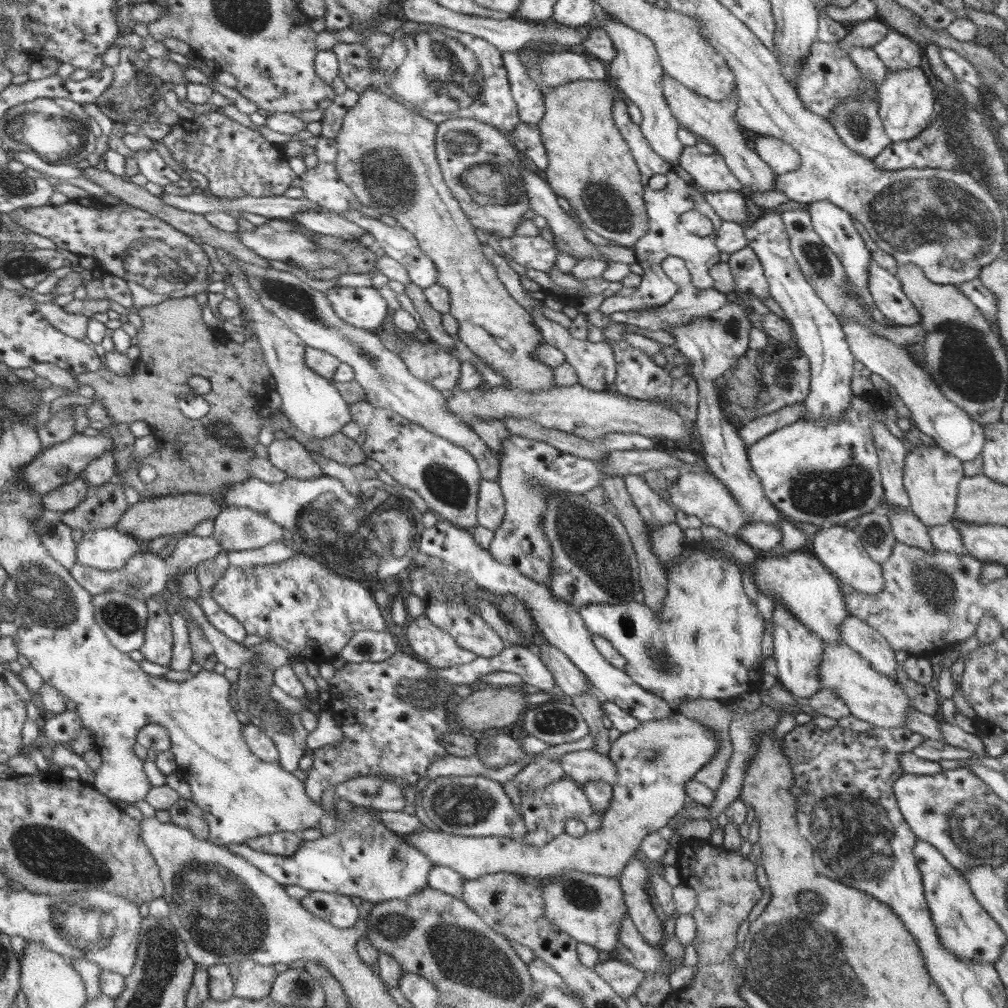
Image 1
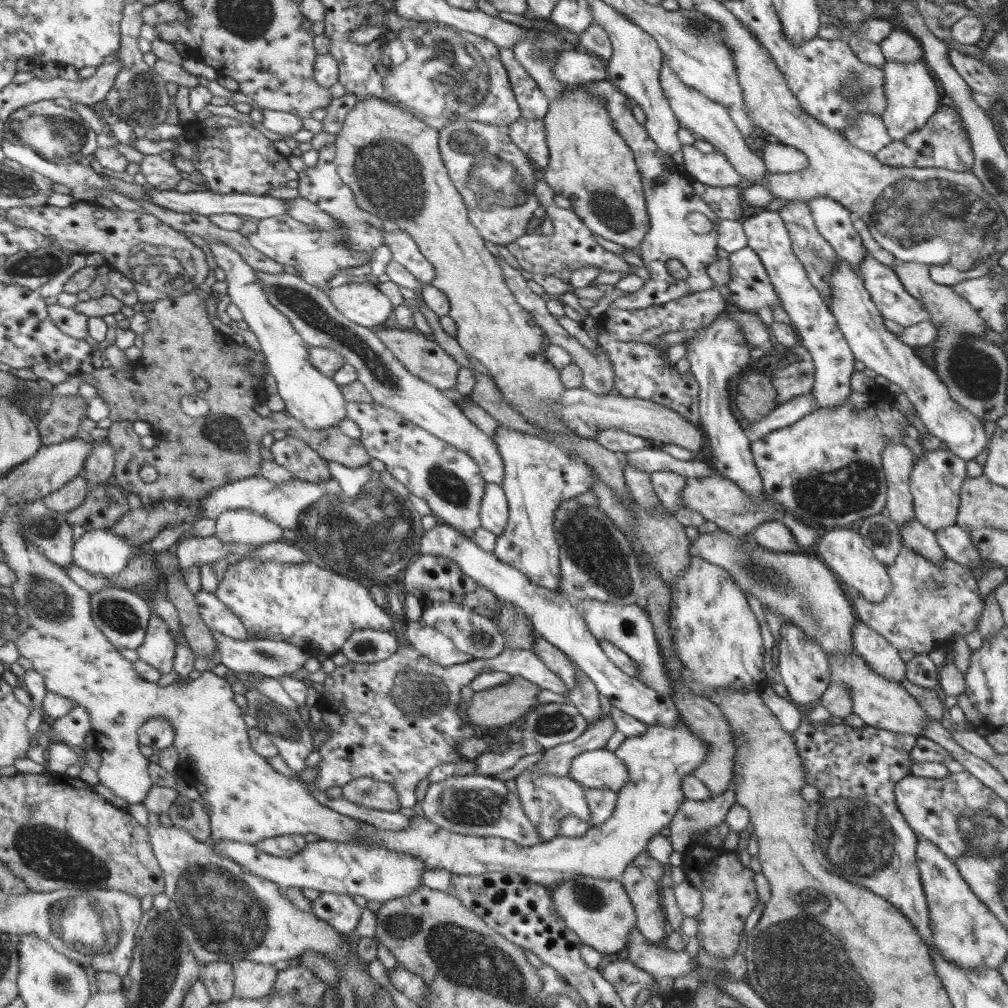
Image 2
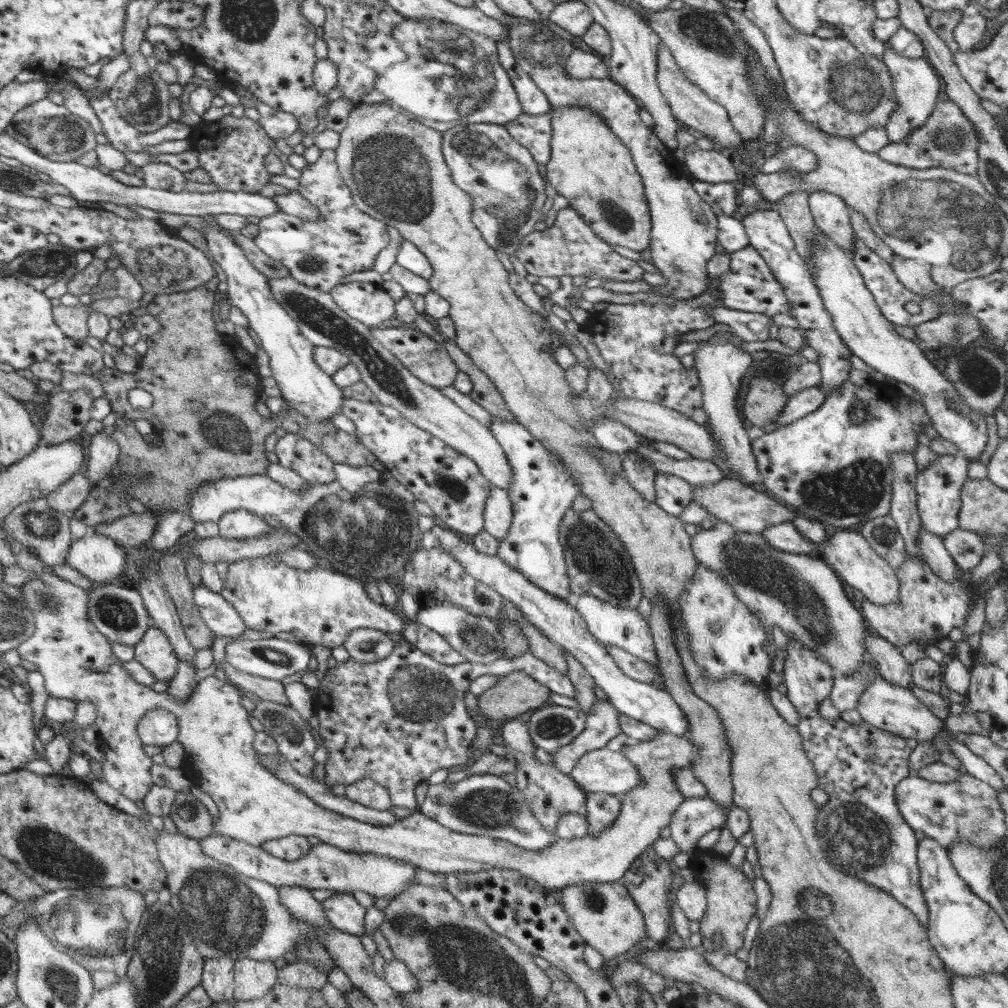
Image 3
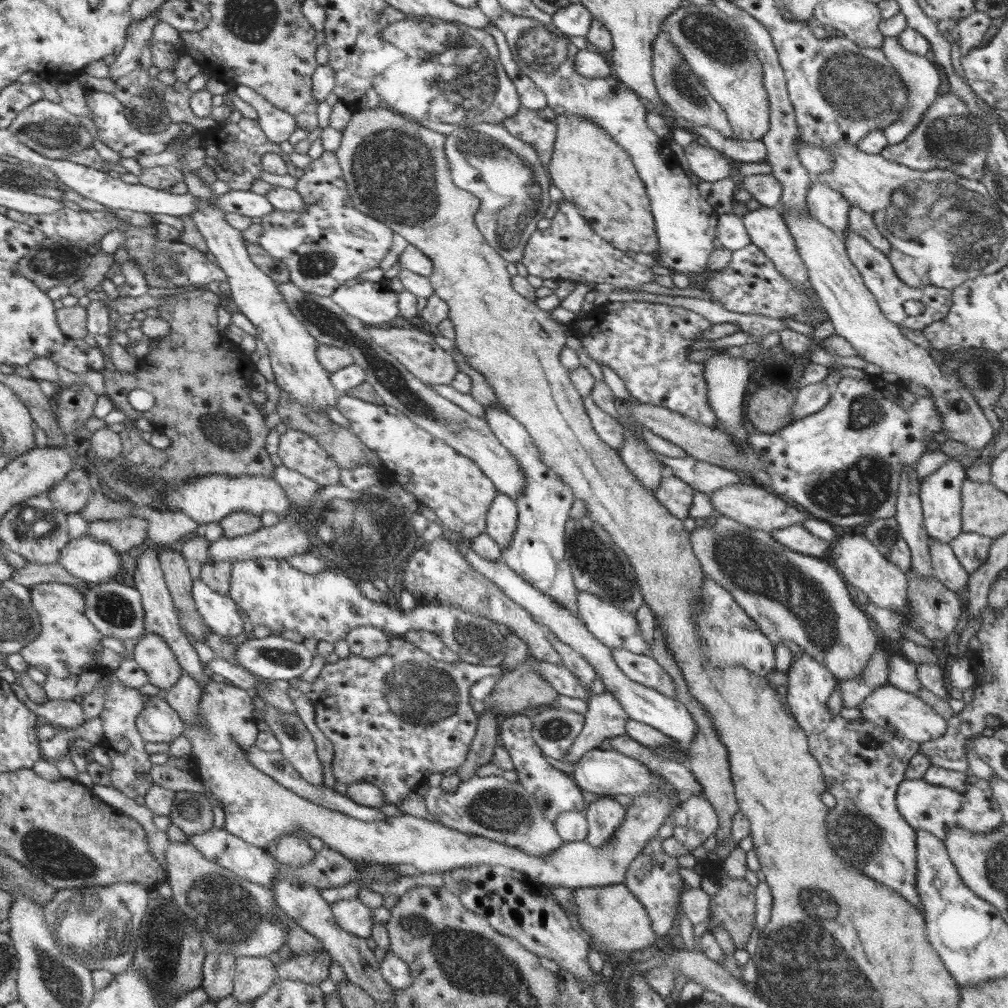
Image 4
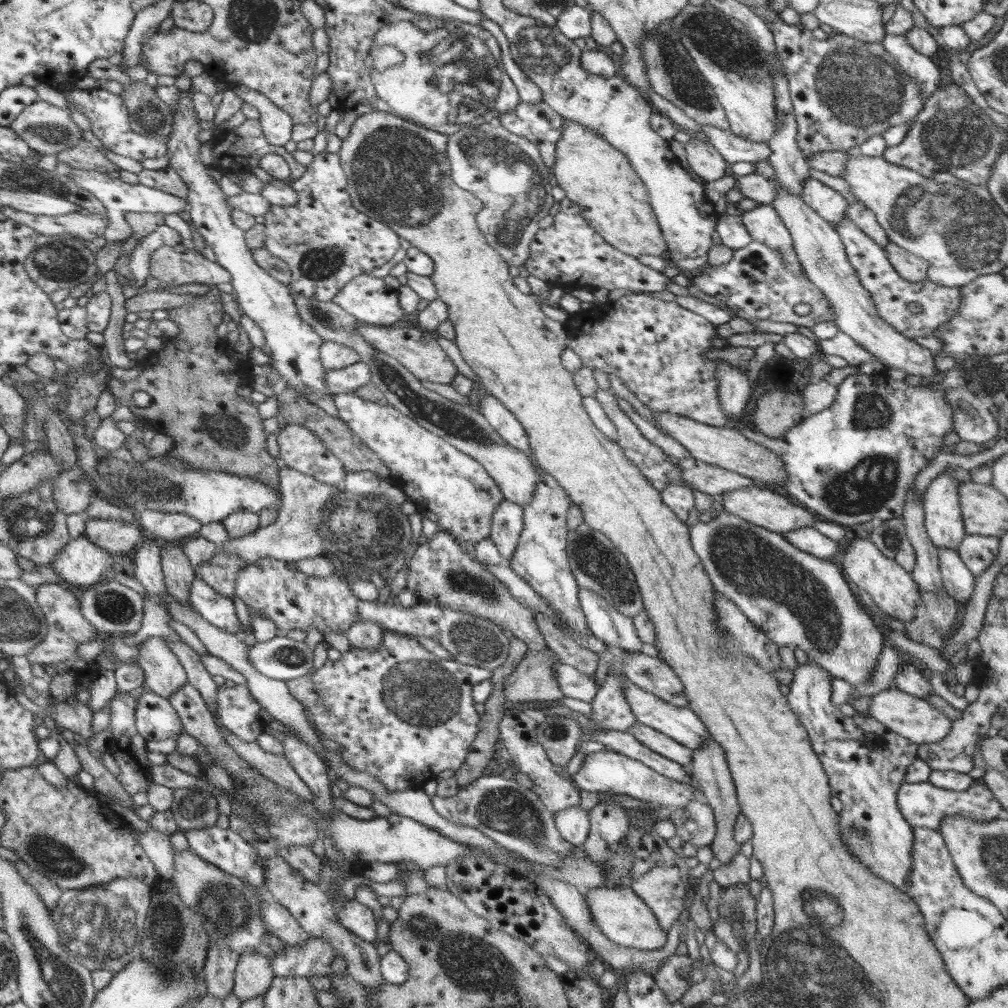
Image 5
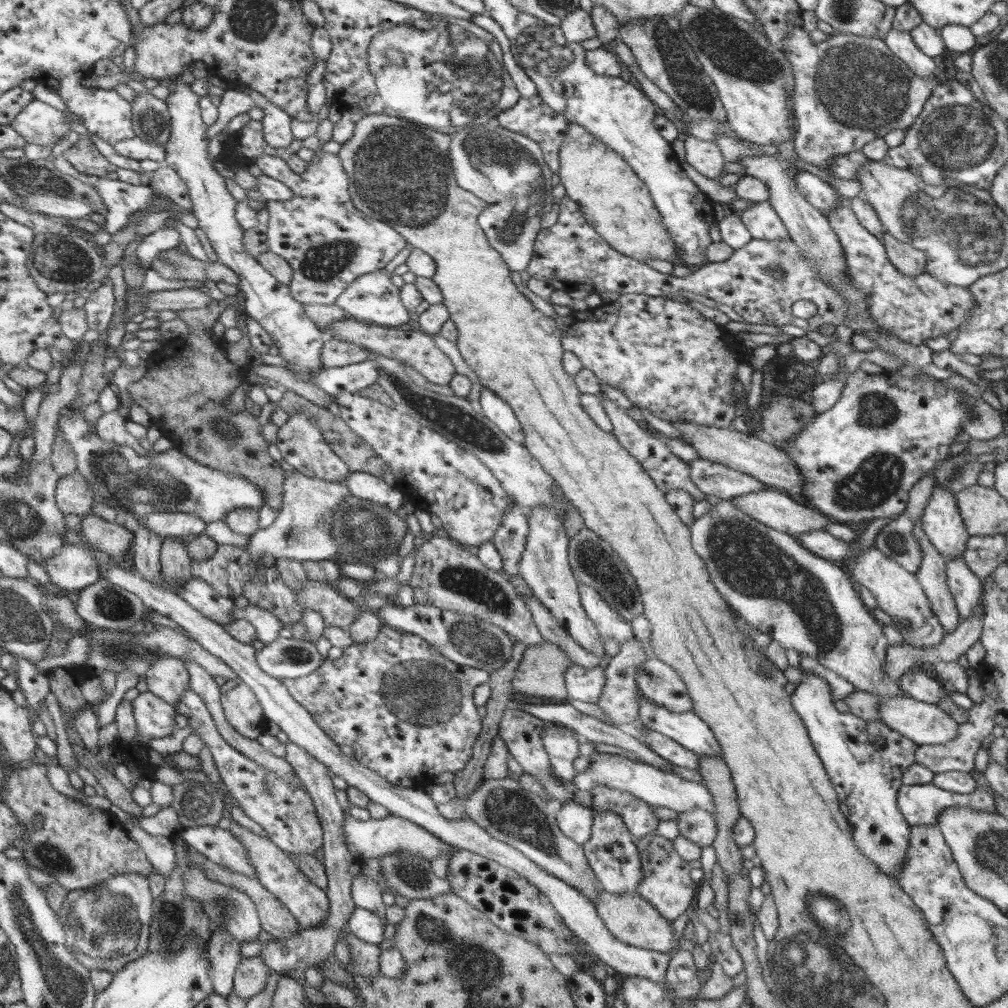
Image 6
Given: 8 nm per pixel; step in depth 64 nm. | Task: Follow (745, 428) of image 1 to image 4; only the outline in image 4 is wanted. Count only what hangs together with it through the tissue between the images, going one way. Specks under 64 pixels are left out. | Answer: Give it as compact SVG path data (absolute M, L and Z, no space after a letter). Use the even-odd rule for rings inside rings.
M824 381L801 386L795 392L792 416L787 420L788 422L822 410L828 404L831 395L831 390Z

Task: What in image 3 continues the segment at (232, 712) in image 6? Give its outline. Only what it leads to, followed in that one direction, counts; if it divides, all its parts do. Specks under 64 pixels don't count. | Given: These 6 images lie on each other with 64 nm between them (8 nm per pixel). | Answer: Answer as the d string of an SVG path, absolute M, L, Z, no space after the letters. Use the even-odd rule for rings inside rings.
M5 536L6 540L8 540L8 543L11 547L12 552L16 556L16 565L19 567L22 567L27 573L32 573L33 578L29 578L22 586L21 588L21 594L23 596L23 599L26 601L27 607L32 611L32 614L34 615L34 622L35 622L35 631L32 632L29 637L24 641L21 642L16 648L18 655L30 662L36 665L37 671L42 674L42 677L44 678L45 682L45 688L46 688L46 693L48 693L49 697L55 697L55 698L64 698L64 699L72 699L72 700L78 700L79 702L90 702L90 704L94 704L94 708L96 708L96 720L94 724L96 725L96 728L98 728L98 746L99 749L103 752L105 760L101 763L102 765L102 770L103 770L103 777L105 780L106 784L109 784L108 786L110 788L114 788L116 792L122 794L123 796L126 796L126 799L132 800L132 802L136 802L138 800L143 800L146 797L146 794L150 791L150 788L153 786L153 782L151 781L151 765L153 762L151 761L150 757L145 753L145 750L143 749L143 744L140 741L140 738L138 736L137 732L137 727L138 727L138 722L146 716L146 714L149 713L150 710L168 710L170 711L170 714L174 714L174 718L176 718L176 722L178 724L178 739L177 741L182 744L182 746L185 748L185 756L184 756L184 774L193 782L194 785L196 785L202 792L208 794L210 798L215 802L218 810L220 811L220 819L214 824L214 833L218 834L223 834L224 836L229 836L235 839L238 839L239 841L244 841L247 843L250 843L251 845L254 846L262 846L267 840L274 840L278 838L282 838L285 836L290 836L290 835L300 835L303 837L307 836L316 836L316 838L320 838L322 843L330 844L332 846L337 846L340 850L348 850L349 852L361 852L361 854L377 854L378 856L385 856L386 858L393 858L394 860L403 860L404 862L409 862L410 864L413 864L414 866L417 866L418 868L422 868L422 870L430 871L430 872L436 872L436 873L453 873L453 872L467 872L467 873L475 873L475 872L480 872L481 870L486 870L489 868L497 868L497 869L510 869L510 870L515 870L516 872L522 873L522 876L525 876L526 878L529 878L533 882L536 882L540 885L540 888L546 888L546 889L563 889L566 888L567 886L570 886L572 884L580 884L581 882L616 882L619 881L623 876L624 873L630 868L630 865L644 850L646 850L647 846L652 845L655 840L661 836L661 830L665 826L668 826L668 823L670 822L672 814L674 814L674 811L678 809L678 806L682 804L682 802L686 799L681 793L680 790L678 790L678 785L675 783L675 778L674 778L674 771L676 769L688 769L694 762L696 762L699 752L698 749L695 747L695 744L688 739L688 736L686 737L680 737L678 735L666 733L664 731L656 731L658 732L658 735L654 737L654 739L650 739L648 741L642 741L642 742L635 742L634 744L628 745L622 747L620 752L628 759L634 766L637 768L639 777L641 778L641 783L638 785L638 787L632 789L628 795L624 795L620 797L621 802L620 802L620 812L618 815L618 818L610 825L607 826L598 836L595 836L592 838L588 834L586 834L582 838L556 838L555 843L552 846L549 846L548 848L543 848L542 850L524 850L523 848L520 848L519 846L516 846L515 844L512 844L511 842L505 841L505 840L500 840L499 838L490 838L490 837L484 837L484 836L478 836L474 834L464 834L461 832L454 832L453 830L450 830L449 828L446 828L445 826L442 826L441 824L438 824L433 818L428 818L425 814L422 814L421 812L412 812L411 815L406 816L404 818L398 819L394 824L388 825L388 826L380 826L380 825L373 825L364 821L356 820L355 818L344 816L342 814L338 814L337 812L334 812L332 810L323 808L322 806L319 806L317 803L314 803L312 799L308 798L308 796L304 795L300 789L296 789L292 787L292 785L288 782L284 782L282 779L278 778L275 774L272 774L266 766L264 766L260 761L259 761L259 754L257 750L253 747L253 741L254 741L254 730L252 726L250 725L250 722L248 719L250 718L250 710L249 710L249 704L245 700L245 698L236 690L236 688L233 685L230 685L226 681L218 680L218 678L215 678L213 675L211 675L209 672L206 672L204 674L200 674L199 682L196 687L194 687L194 693L188 697L188 699L184 699L182 701L178 701L176 697L172 697L170 693L168 693L168 690L164 693L156 693L154 690L151 690L150 687L146 687L146 685L140 685L128 675L128 671L122 667L122 664L124 662L121 662L112 652L112 648L110 648L110 641L96 628L96 625L89 619L88 616L88 599L89 596L87 595L87 592L85 589L83 589L81 586L78 586L76 584L72 584L71 582L68 582L67 580L62 580L61 578L58 578L55 574L51 574L49 572L50 566L47 566L47 564L44 564L34 553L30 551L30 548L26 548L23 544L20 544L19 542L16 542L11 538L11 536Z

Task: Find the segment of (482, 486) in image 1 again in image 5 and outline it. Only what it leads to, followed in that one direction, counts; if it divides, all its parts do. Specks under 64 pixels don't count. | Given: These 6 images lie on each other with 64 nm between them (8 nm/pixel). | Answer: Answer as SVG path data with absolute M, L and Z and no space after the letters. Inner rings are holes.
M505 498L494 511L489 538L497 546L508 566L508 560L514 556L522 529L523 508Z

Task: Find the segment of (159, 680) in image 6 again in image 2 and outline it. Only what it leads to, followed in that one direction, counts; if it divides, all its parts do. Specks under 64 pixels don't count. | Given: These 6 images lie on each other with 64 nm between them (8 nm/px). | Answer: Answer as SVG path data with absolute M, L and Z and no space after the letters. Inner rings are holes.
M152 610L144 640L136 650L139 660L144 660L162 674L172 673L176 646L167 622Z

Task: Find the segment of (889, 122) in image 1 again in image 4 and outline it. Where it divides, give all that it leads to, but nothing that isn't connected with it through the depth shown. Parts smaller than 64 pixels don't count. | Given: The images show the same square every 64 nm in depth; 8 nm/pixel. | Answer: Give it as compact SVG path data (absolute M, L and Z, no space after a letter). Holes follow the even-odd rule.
M883 37L883 53L890 61L892 67L896 69L899 77L903 80L904 86L907 88L907 95L909 96L909 106L907 110L897 118L896 122L890 123L884 130L884 136L887 138L887 143L898 144L903 141L914 129L918 126L921 118L924 116L926 109L934 102L940 90L940 74L938 73L938 66L930 61L930 57L918 56L908 52L902 45L899 45L896 37Z

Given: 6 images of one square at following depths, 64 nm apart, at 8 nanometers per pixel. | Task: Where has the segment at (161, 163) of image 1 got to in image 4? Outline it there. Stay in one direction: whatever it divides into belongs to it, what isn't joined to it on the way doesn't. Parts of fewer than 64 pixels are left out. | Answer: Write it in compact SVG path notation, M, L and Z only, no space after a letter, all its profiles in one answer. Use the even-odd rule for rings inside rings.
M173 165L143 168L139 176L142 185L170 193L186 194L184 173Z

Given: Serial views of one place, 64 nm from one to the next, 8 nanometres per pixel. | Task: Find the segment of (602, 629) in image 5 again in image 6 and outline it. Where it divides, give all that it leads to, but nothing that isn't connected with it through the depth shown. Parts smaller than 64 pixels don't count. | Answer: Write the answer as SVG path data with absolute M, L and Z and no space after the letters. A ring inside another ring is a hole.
M578 583L582 606L588 618L594 622L602 640L616 640L623 645L632 637L630 621L618 614L591 586Z

